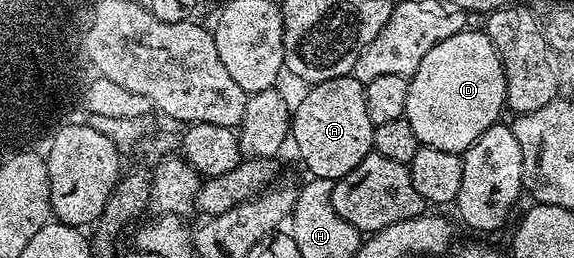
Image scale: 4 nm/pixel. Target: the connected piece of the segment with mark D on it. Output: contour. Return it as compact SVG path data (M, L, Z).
M463 31L447 38L447 42L439 42L435 50L427 53L427 58L419 62L419 70L408 77L407 106L404 120L415 130L418 145L464 154L475 141L481 137L483 130L502 119L501 111L506 111L505 103L505 71L501 65L495 46L484 32Z

